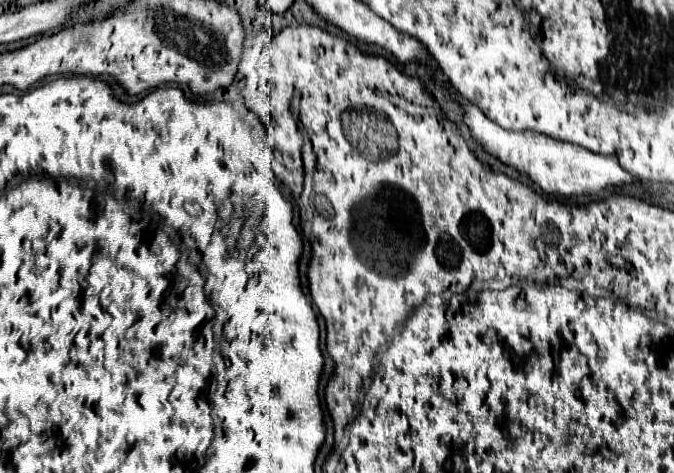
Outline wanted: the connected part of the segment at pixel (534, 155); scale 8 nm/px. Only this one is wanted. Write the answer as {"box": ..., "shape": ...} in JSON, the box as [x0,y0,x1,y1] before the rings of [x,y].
{"box":[458,96,640,196],"shape":[[[458,96],[458,100],[462,100],[466,106],[466,124],[470,126],[472,136],[478,142],[482,142],[482,146],[490,154],[494,154],[500,162],[504,162],[520,172],[526,172],[532,178],[532,182],[536,182],[548,194],[556,194],[556,192],[564,194],[564,196],[592,194],[592,192],[600,192],[608,186],[640,182],[640,178],[622,170],[614,156],[592,154],[586,148],[556,140],[552,136],[544,136],[540,132],[508,132],[508,130],[500,128],[498,124],[492,124],[492,120],[488,120],[474,104],[466,102],[462,96]]]}

